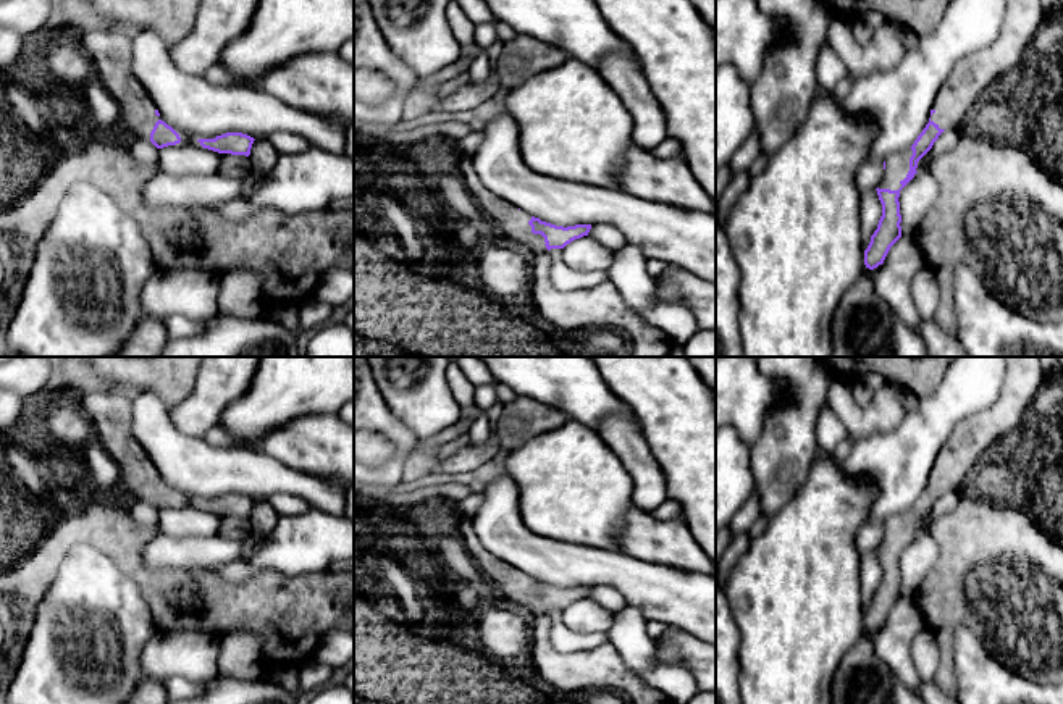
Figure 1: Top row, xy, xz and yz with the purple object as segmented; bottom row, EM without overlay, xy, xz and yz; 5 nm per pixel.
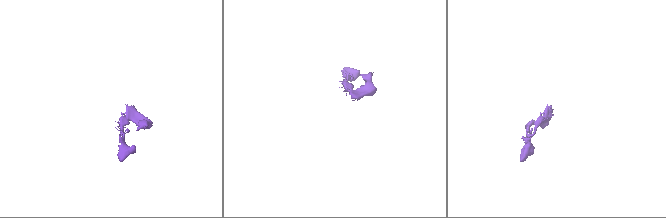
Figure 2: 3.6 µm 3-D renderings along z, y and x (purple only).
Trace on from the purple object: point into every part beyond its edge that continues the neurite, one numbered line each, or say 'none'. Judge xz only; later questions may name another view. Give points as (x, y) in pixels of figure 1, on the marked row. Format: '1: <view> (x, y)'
1: xz (511, 225)

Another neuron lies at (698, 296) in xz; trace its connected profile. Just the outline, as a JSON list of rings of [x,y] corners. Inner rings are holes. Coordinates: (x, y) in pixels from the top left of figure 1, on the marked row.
[[[666,266],[656,278],[661,299],[682,302],[696,318],[700,329],[716,329],[716,284],[677,266]]]

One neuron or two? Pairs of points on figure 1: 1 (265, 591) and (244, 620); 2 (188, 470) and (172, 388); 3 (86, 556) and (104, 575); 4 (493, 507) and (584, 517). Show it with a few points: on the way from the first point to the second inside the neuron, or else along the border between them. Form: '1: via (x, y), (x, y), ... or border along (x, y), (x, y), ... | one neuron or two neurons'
1: via (264, 598), (247, 614) | one neuron
2: border along (134, 393), (155, 393), (168, 407) | two neurons
3: via (89, 561), (99, 570) | one neuron
4: border along (506, 475), (517, 488), (520, 519), (546, 538) | two neurons

